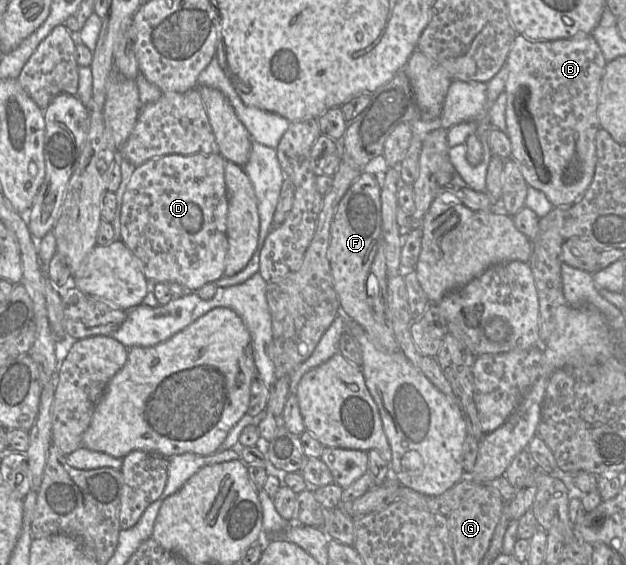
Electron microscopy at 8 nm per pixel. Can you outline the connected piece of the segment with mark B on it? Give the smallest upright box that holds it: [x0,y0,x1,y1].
[505,32,606,207]

